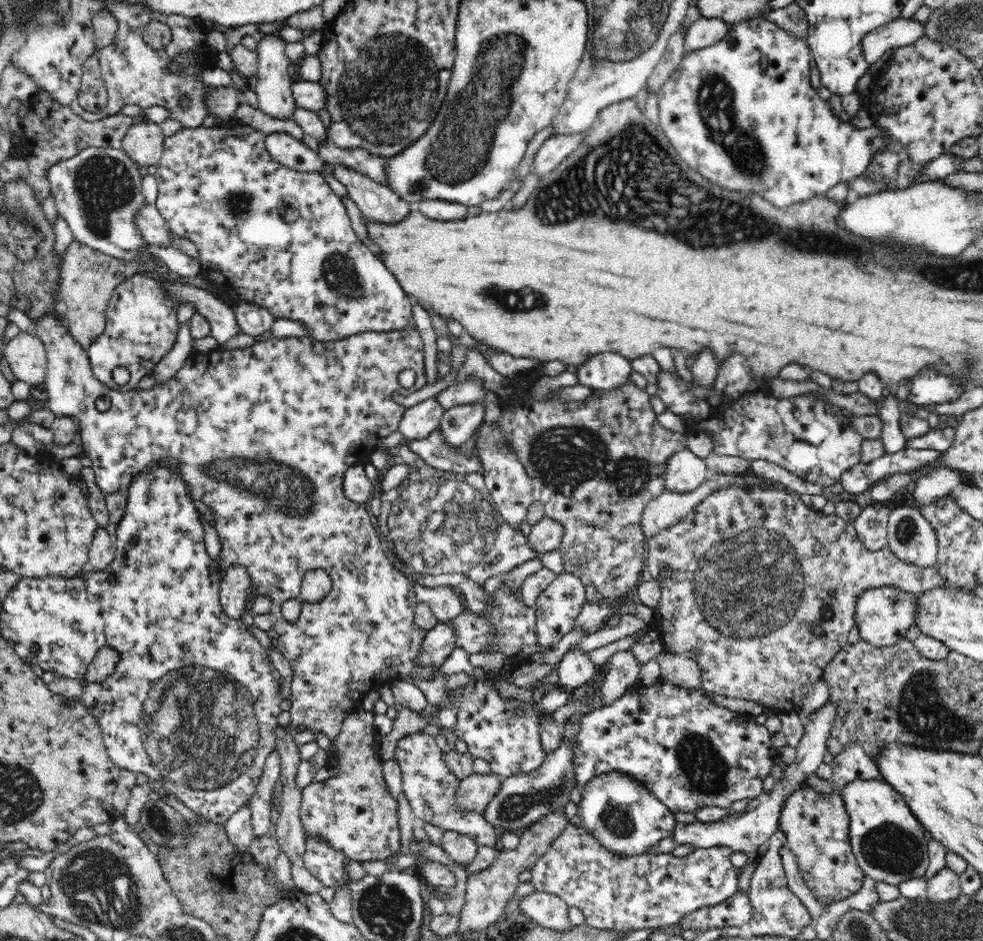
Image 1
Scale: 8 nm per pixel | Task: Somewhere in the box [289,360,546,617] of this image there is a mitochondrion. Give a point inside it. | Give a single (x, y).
(442, 525)

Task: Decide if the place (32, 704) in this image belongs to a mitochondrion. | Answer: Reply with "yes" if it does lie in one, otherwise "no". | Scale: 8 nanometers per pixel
no

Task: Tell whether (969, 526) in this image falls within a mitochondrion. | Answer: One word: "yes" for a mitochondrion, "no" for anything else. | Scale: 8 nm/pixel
no

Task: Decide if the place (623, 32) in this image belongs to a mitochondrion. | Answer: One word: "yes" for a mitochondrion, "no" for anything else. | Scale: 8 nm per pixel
yes

